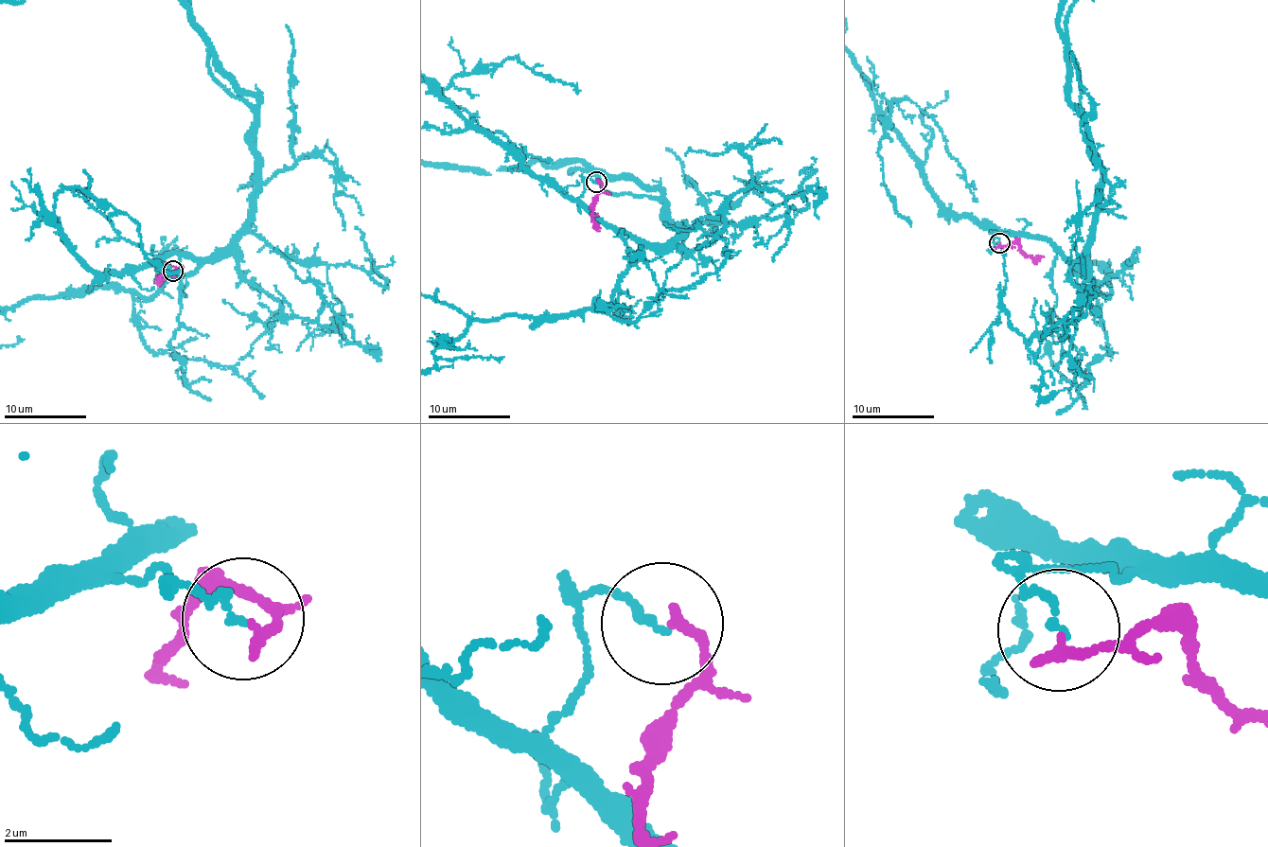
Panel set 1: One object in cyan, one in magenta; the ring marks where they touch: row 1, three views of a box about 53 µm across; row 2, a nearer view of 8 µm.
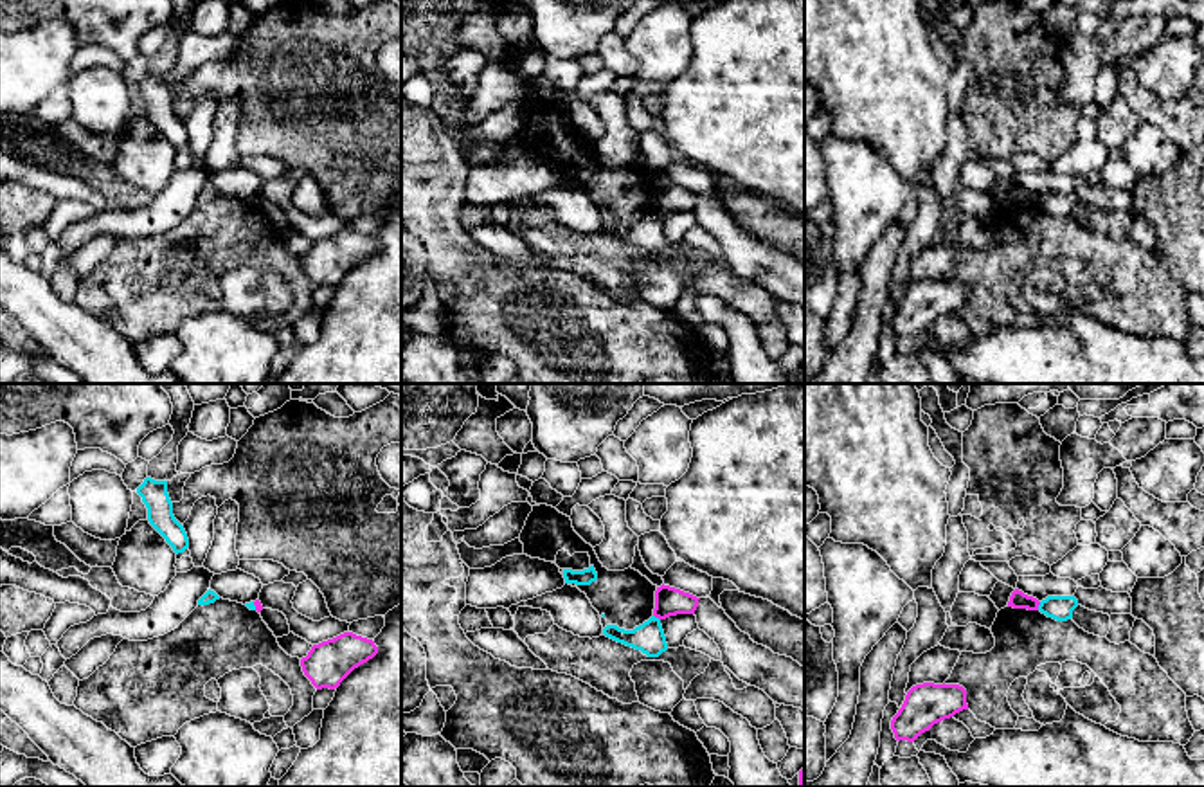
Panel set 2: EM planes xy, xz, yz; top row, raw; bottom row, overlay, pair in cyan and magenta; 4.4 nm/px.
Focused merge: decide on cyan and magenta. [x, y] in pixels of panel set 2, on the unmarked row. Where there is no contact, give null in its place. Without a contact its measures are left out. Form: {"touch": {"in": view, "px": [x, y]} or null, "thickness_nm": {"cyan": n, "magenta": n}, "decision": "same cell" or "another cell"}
{"touch": {"in": "yz", "px": [1039, 202]}, "thickness_nm": {"cyan": 110, "magenta": 80}, "decision": "another cell"}

